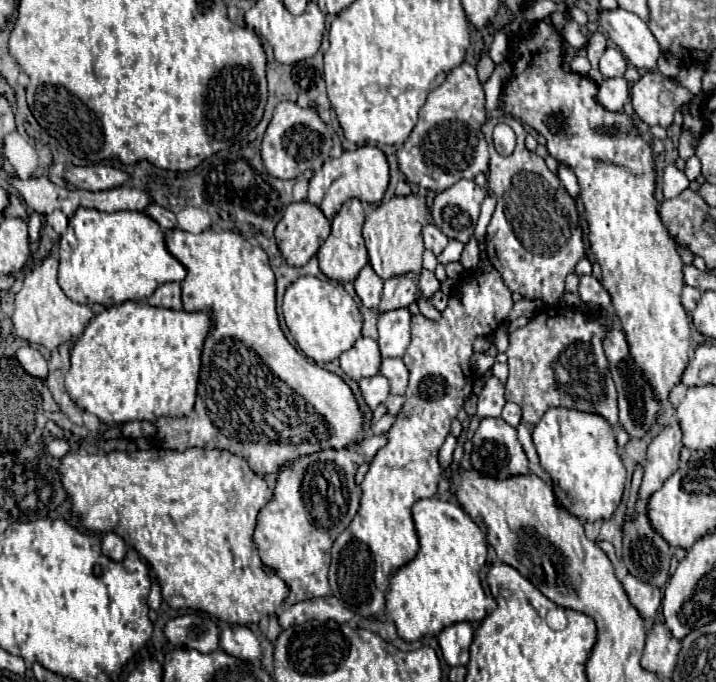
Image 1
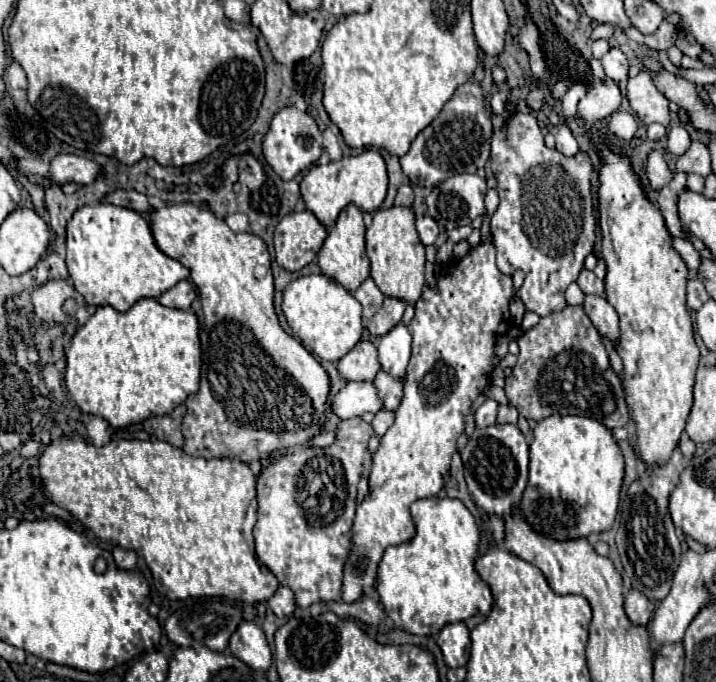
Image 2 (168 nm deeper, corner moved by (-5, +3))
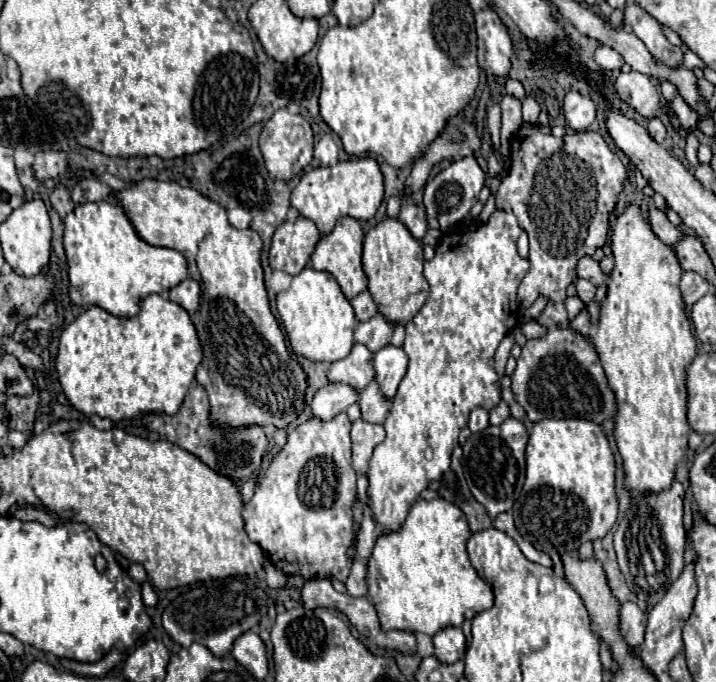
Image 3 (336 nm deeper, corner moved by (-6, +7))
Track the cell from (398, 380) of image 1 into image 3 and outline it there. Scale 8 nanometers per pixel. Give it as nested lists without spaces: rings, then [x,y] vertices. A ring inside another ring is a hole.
[[[372,381],[362,393],[360,393],[360,409],[362,409],[362,419],[370,423],[384,423],[388,409],[392,407],[390,399],[384,399],[380,393],[380,385]]]

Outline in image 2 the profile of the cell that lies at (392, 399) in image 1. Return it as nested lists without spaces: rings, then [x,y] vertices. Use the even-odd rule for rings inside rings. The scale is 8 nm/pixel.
[[[379,411],[377,415],[375,415],[375,419],[371,421],[371,427],[373,427],[373,433],[377,435],[377,437],[383,437],[385,435],[385,431],[391,427],[391,423],[393,423],[393,413],[383,413],[383,411]]]

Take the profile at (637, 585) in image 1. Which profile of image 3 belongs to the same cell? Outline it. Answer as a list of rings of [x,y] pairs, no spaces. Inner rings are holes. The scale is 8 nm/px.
[[[626,601],[620,607],[620,629],[632,649],[638,649],[642,645],[646,621],[646,613],[634,601]]]

